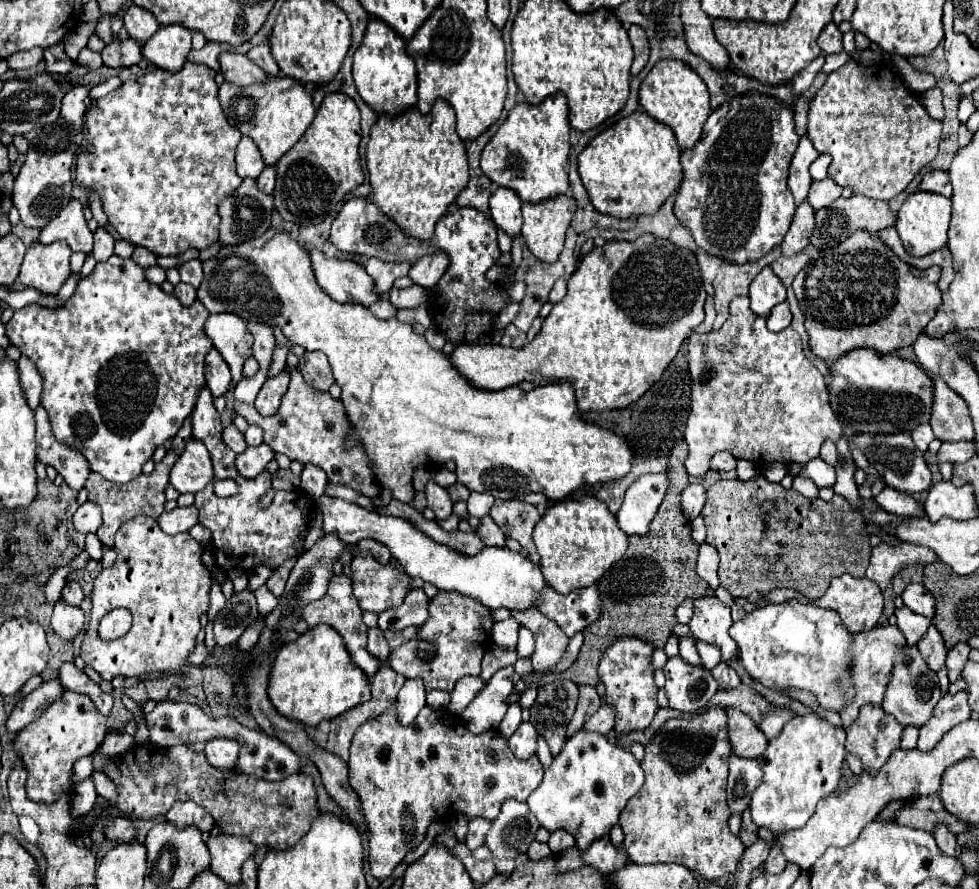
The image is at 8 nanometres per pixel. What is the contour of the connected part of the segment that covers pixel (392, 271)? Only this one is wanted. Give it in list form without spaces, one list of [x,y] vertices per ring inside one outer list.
[[[369,259],[365,265],[365,271],[375,279],[379,293],[389,293],[393,287],[393,281],[399,277],[405,277],[409,271],[409,263],[385,263],[379,259]]]

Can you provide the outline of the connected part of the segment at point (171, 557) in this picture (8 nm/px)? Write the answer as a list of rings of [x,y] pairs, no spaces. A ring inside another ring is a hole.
[[[135,517],[135,521],[127,521],[115,535],[115,553],[117,561],[111,569],[101,569],[93,583],[93,609],[89,617],[89,627],[83,635],[81,657],[89,667],[93,667],[103,679],[111,681],[115,677],[139,677],[147,673],[181,673],[183,667],[189,665],[189,655],[197,645],[197,633],[201,629],[199,617],[209,607],[209,587],[211,573],[205,569],[201,561],[203,547],[189,535],[167,535],[161,531],[155,519],[151,517]],[[111,607],[125,607],[133,615],[133,629],[129,629],[127,639],[117,641],[101,641],[97,635],[97,625],[101,617],[111,611]]]

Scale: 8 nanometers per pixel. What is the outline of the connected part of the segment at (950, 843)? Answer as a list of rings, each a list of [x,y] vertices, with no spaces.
[[[937,827],[935,833],[933,833],[933,837],[935,837],[941,853],[945,853],[947,857],[957,857],[957,859],[961,857],[961,847],[959,847],[955,835],[951,835],[945,827]]]

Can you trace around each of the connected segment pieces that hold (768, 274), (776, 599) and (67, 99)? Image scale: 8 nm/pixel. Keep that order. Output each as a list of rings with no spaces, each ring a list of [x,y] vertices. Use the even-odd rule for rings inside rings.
[[[763,267],[761,273],[755,277],[755,281],[749,287],[749,299],[753,313],[765,317],[777,303],[785,301],[785,287],[771,267]]]
[[[775,589],[771,593],[767,593],[763,601],[767,601],[767,603],[782,603],[789,600],[794,594],[793,592],[796,591],[794,589]]]
[[[75,83],[73,89],[63,97],[63,105],[61,105],[61,115],[75,125],[81,125],[81,117],[85,113],[85,101],[89,97],[89,87],[87,85],[79,85]]]

